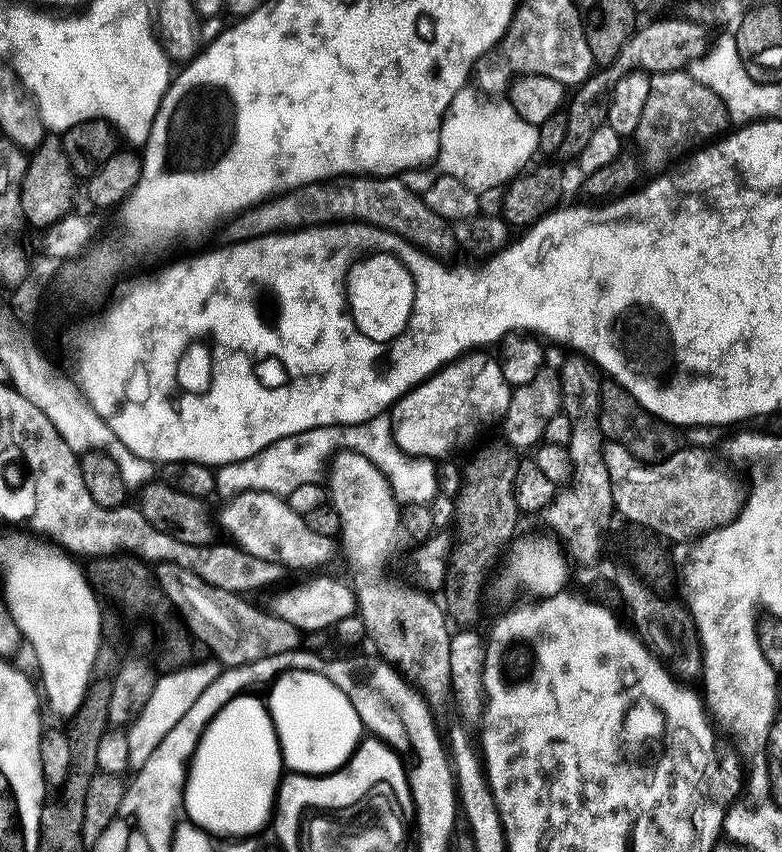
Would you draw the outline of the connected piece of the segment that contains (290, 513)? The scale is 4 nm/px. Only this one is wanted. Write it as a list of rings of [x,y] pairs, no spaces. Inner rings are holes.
[[[243,492],[231,497],[220,512],[220,524],[229,541],[236,547],[254,554],[254,558],[266,558],[266,562],[278,562],[292,568],[316,568],[324,564],[338,548],[330,536],[314,534],[304,521],[303,515],[295,513],[287,499],[269,492]]]

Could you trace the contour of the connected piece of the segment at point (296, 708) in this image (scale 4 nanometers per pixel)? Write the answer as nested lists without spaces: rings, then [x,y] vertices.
[[[284,676],[272,704],[276,704],[276,717],[271,724],[280,724],[277,733],[284,736],[284,752],[288,752],[288,764],[296,764],[296,774],[308,768],[332,768],[344,756],[352,756],[356,716],[352,716],[348,700],[328,680],[320,680],[320,676]]]

